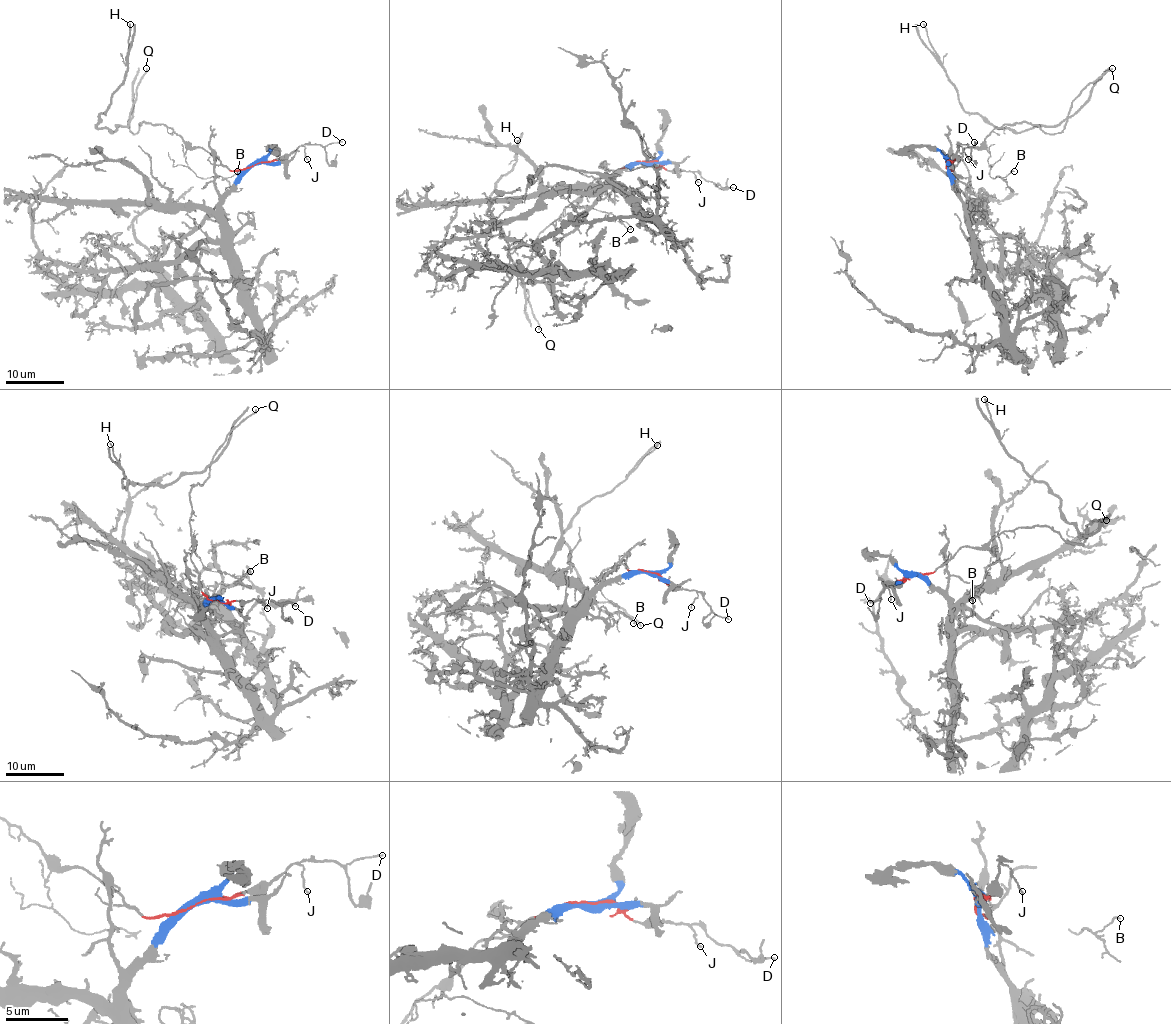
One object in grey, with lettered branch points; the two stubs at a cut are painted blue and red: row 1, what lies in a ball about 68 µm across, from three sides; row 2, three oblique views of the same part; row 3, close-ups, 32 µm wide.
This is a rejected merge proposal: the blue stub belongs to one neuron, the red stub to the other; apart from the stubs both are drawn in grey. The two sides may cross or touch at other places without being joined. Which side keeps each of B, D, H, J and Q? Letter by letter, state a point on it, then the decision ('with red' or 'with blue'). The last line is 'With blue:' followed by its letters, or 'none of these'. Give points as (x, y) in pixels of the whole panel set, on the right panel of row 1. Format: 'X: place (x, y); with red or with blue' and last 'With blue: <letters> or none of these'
B: place (1014, 171); with red
D: place (974, 142); with red
H: place (923, 24); with red
J: place (968, 159); with red
Q: place (1112, 68); with red
With blue: none of these

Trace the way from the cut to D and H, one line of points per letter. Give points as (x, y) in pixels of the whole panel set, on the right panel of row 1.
D: (947, 165), (956, 157), (958, 144), (969, 146), (974, 141)
H: (947, 165), (952, 171), (966, 147), (1004, 124), (1052, 134), (1065, 124), (1013, 132), (967, 112), (922, 24)

